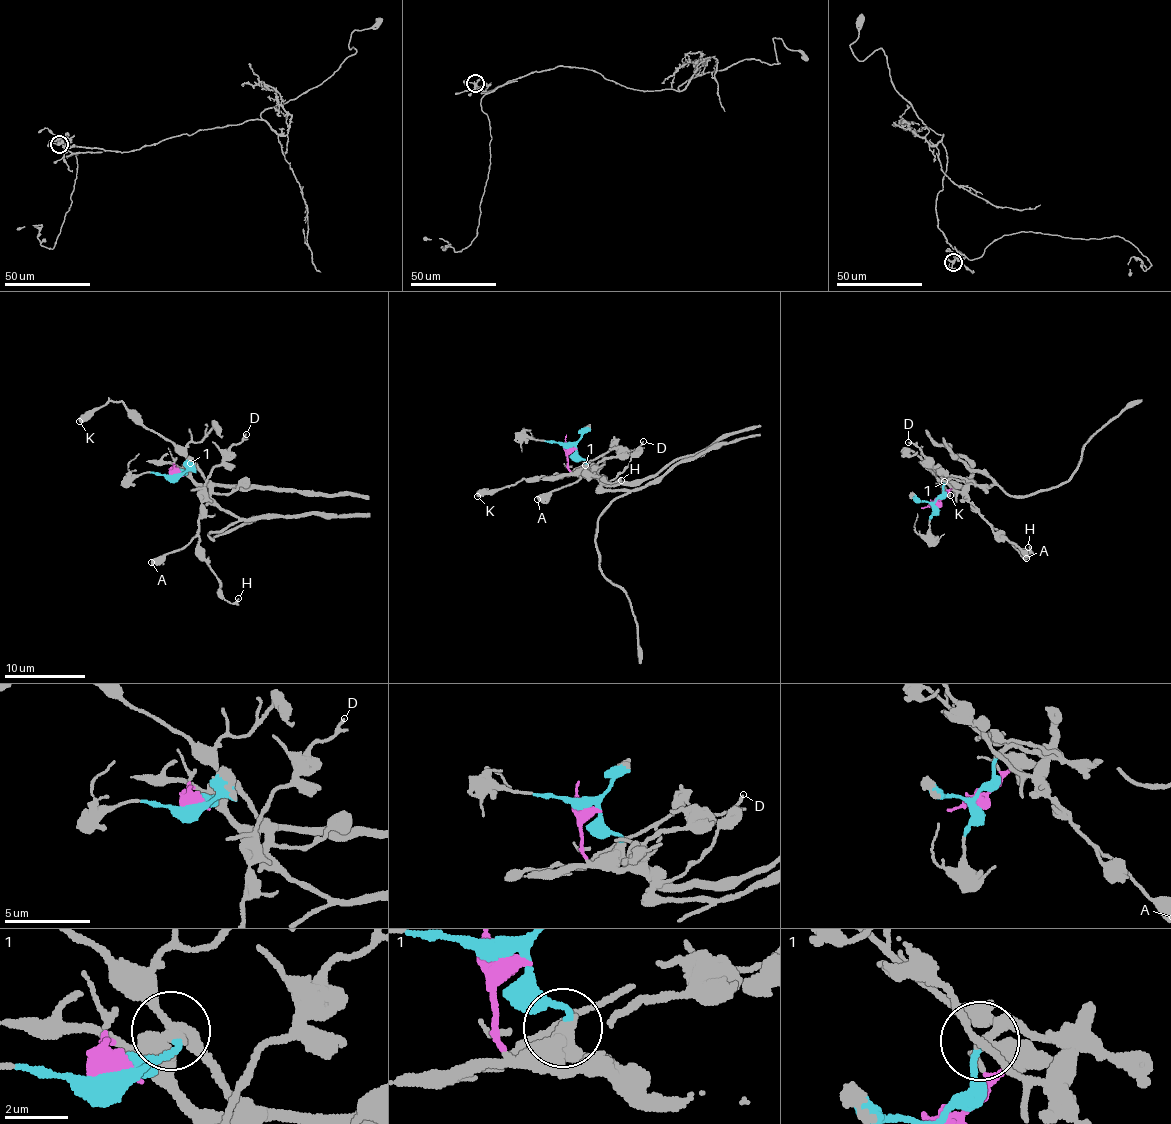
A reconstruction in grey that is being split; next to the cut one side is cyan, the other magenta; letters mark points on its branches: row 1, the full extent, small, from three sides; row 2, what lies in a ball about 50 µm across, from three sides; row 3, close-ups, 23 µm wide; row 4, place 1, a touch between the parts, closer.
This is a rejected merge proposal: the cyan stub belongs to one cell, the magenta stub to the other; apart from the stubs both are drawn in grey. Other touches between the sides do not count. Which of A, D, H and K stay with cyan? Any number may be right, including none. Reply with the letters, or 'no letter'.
K

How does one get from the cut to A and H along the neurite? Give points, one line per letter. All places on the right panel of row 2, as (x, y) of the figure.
A: (935, 506), (954, 486), (966, 491), (969, 505), (1027, 558)
H: (935, 506), (954, 486), (966, 491), (967, 500), (998, 538), (1032, 553), (1028, 546)

